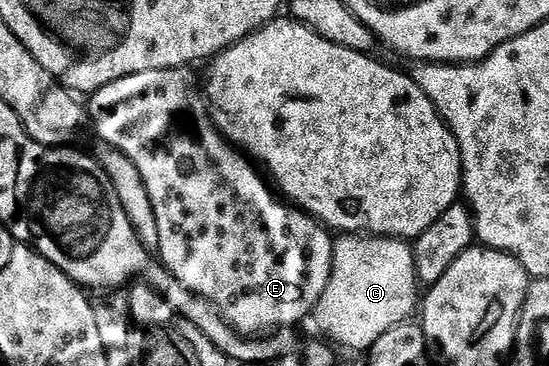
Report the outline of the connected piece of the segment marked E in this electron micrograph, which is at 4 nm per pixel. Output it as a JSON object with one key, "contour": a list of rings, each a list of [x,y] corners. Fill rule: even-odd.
{"contour":[[[176,69],[133,73],[129,77],[121,77],[121,81],[113,81],[105,85],[100,91],[90,96],[90,122],[92,124],[95,122],[96,131],[108,143],[106,145],[108,148],[120,151],[122,155],[129,157],[129,161],[133,161],[133,165],[137,165],[137,173],[141,173],[141,181],[145,181],[149,189],[149,197],[155,206],[157,221],[160,228],[163,228],[159,233],[158,258],[171,275],[177,277],[181,285],[185,285],[185,289],[189,289],[194,295],[199,295],[205,301],[212,303],[222,313],[224,321],[244,337],[263,337],[268,333],[298,328],[297,325],[302,319],[312,318],[315,307],[321,301],[321,293],[325,293],[325,285],[329,285],[331,266],[335,256],[332,232],[315,216],[308,215],[298,206],[280,198],[273,190],[272,184],[265,178],[264,172],[236,144],[223,138],[222,131],[215,126],[209,114],[208,104],[200,88],[199,91],[195,88],[195,79],[189,72],[190,70],[187,69]],[[167,226],[175,227],[175,231],[167,231]]]}

